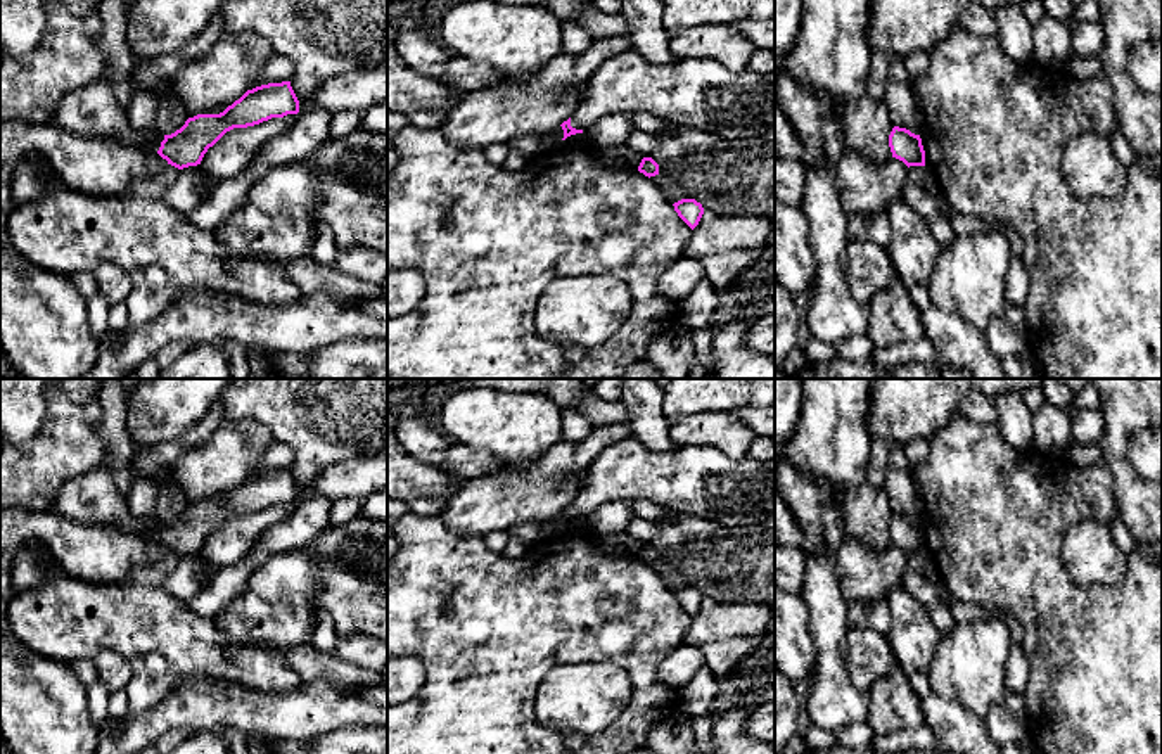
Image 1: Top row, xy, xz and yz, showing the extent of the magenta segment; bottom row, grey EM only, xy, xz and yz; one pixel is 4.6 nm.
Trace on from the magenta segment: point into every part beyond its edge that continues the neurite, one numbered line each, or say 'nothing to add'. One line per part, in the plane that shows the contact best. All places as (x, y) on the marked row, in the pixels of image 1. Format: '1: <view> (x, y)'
1: xy (92, 111)

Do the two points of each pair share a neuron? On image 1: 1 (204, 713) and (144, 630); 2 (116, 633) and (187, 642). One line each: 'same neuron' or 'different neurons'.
1: different neurons
2: same neuron

